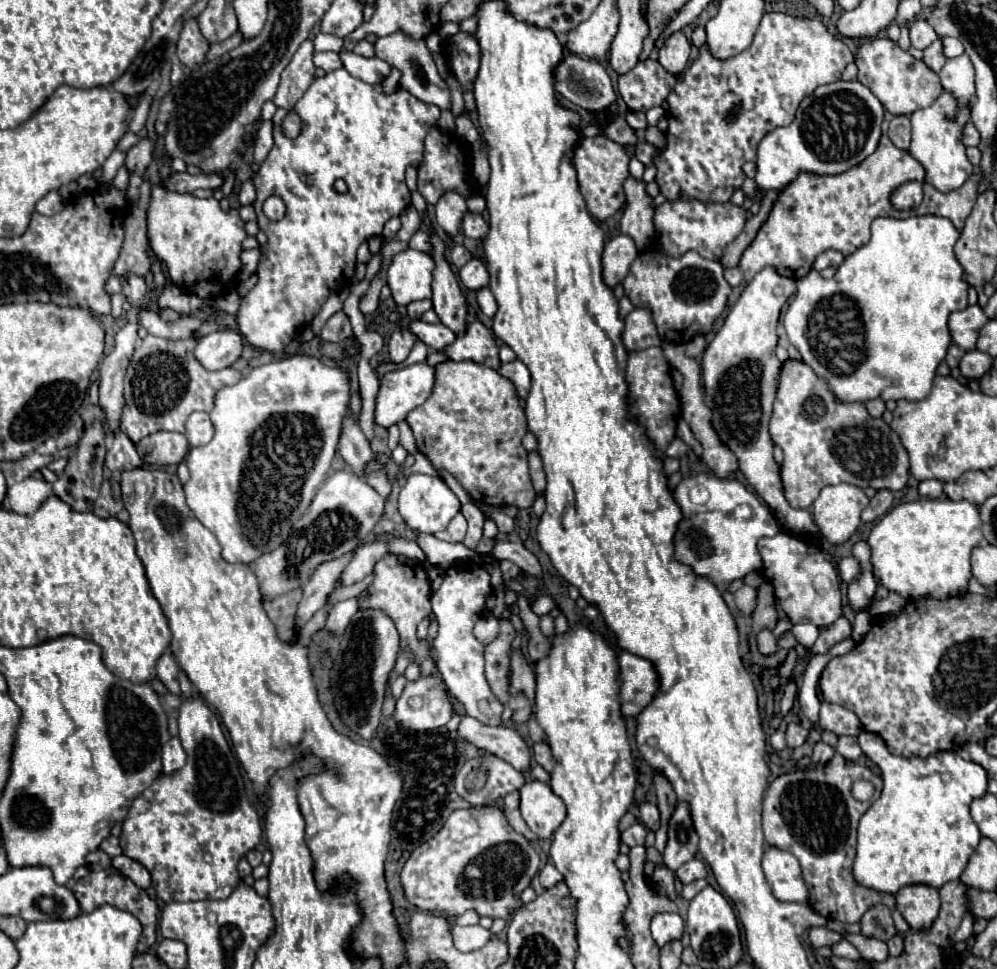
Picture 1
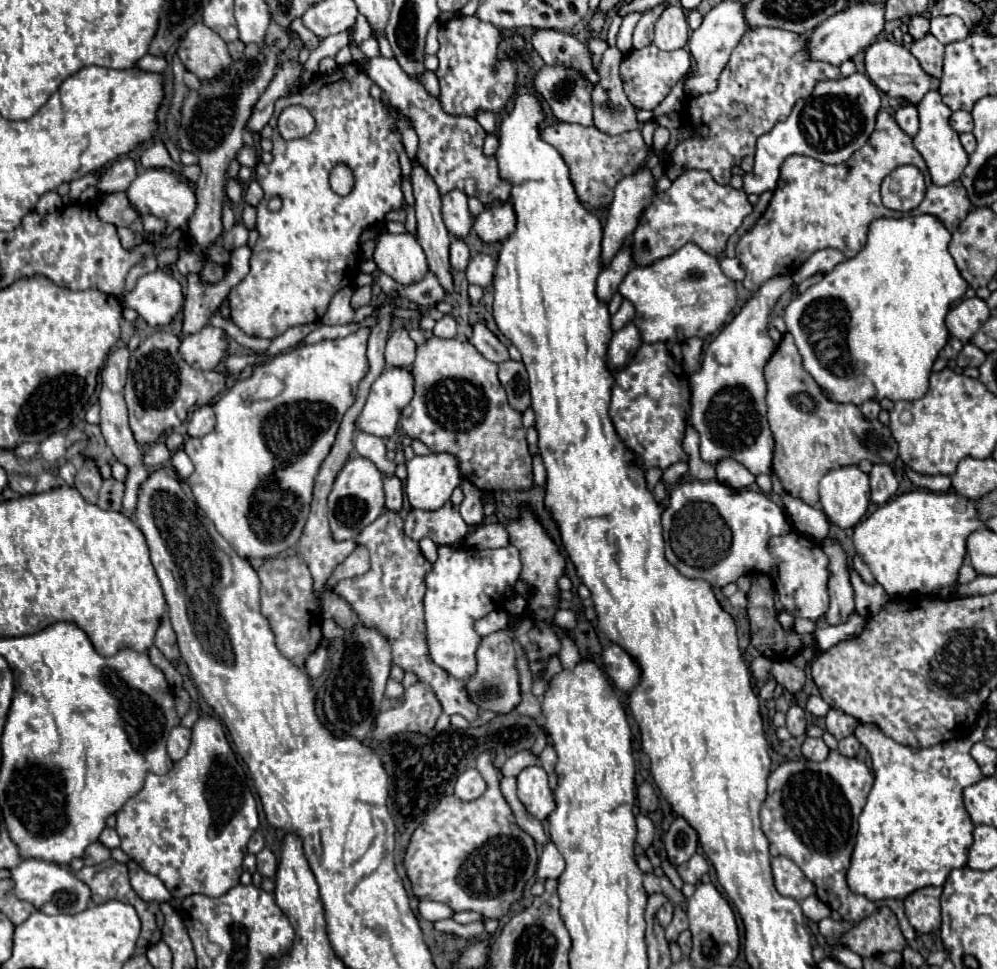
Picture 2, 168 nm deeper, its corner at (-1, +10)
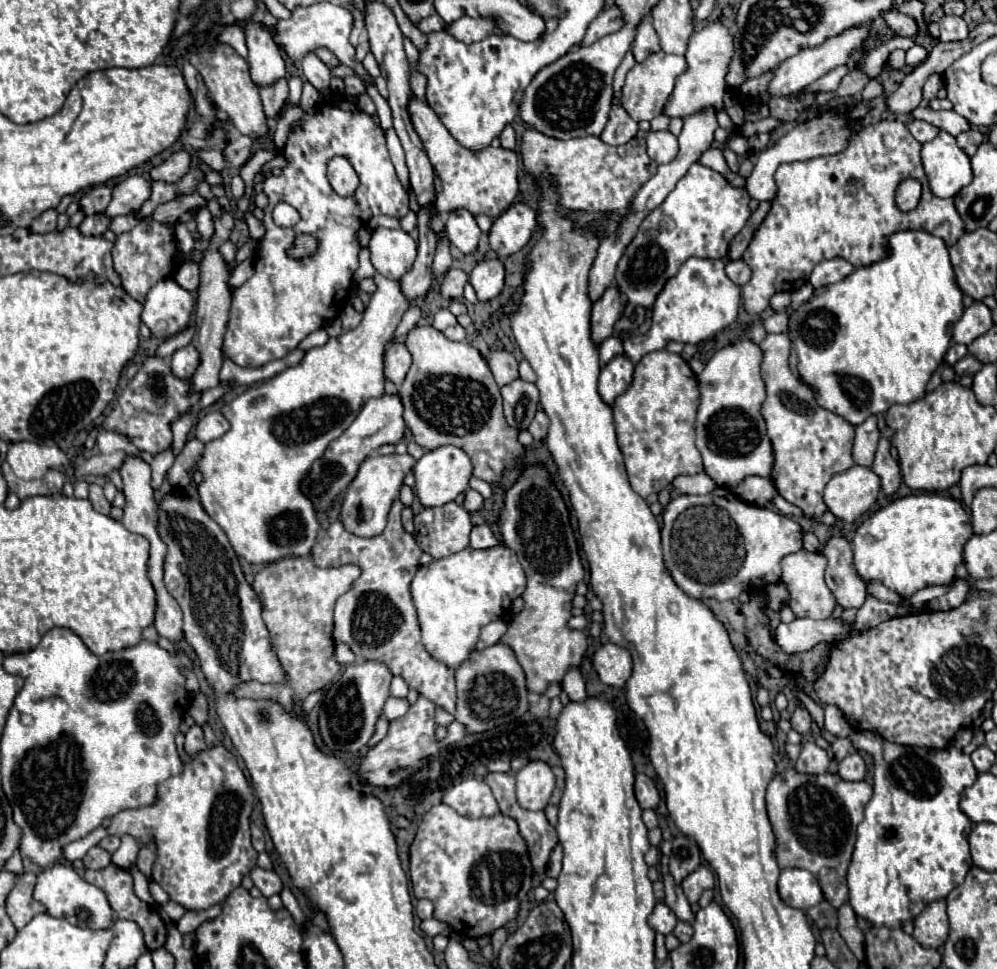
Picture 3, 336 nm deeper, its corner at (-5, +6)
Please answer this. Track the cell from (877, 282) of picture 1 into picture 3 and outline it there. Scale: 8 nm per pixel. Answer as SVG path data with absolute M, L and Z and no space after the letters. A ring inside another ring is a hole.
M897 231L891 233L887 237L887 253L881 261L865 265L855 269L855 273L851 273L849 277L845 277L839 283L821 287L815 291L815 295L801 305L789 319L789 337L791 337L791 359L789 366L795 375L799 375L807 385L809 385L815 393L817 403L837 415L841 415L843 419L847 419L853 425L863 423L869 415L879 415L885 413L893 403L913 403L919 401L927 391L927 381L931 377L931 373L939 367L939 363L943 361L949 345L951 345L951 325L961 317L963 313L963 293L961 289L957 289L957 281L953 277L953 267L949 261L949 247L945 245L945 241L941 241L939 237L925 233L925 231Z

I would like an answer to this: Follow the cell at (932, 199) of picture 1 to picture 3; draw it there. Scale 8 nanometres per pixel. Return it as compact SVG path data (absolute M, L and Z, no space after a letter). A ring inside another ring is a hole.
M883 119L875 125L863 127L849 143L849 147L839 155L817 157L809 161L795 161L779 165L775 173L777 181L777 195L773 199L771 211L767 213L765 221L759 225L753 241L749 243L747 251L743 253L743 261L751 267L753 277L747 285L743 285L743 307L749 315L759 315L763 309L769 307L769 299L773 293L779 291L795 291L807 283L809 273L813 267L823 259L843 257L853 267L863 267L879 261L885 255L885 239L887 235L901 231L901 229L921 229L941 237L949 247L957 243L957 239L965 233L965 223L957 213L955 199L939 199L931 193L927 175L921 163L921 143L909 133L909 129L897 119ZM915 177L923 185L923 199L919 207L911 213L903 213L897 209L893 193L895 187L907 179Z

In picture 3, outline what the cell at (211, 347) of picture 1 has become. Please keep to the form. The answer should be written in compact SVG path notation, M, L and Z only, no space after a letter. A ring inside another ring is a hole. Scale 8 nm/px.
M187 345L183 349L177 349L171 357L171 369L181 379L191 379L197 371L197 365L201 363L201 353L193 345Z

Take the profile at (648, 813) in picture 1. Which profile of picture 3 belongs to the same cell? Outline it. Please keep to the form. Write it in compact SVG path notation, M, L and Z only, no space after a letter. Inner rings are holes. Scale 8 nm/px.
M637 775L635 779L635 797L641 805L641 809L655 809L659 803L659 791L647 775Z

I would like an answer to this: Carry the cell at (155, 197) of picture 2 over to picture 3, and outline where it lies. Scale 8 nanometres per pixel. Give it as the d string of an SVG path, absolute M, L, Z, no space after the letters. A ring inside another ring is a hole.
M131 175L115 185L113 199L105 209L105 215L117 217L137 213L147 197L151 197L151 181L143 179L141 175Z

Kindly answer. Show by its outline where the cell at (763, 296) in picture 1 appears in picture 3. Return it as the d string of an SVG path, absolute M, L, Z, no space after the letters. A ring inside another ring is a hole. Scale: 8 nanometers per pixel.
M739 337L717 351L703 373L697 377L701 403L697 411L697 449L703 455L705 473L719 487L735 487L749 475L769 477L773 467L773 447L767 437L761 405L765 385L761 381L761 347L751 339Z

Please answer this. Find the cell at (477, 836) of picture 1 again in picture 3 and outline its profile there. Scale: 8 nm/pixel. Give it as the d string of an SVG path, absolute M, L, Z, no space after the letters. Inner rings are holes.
M439 803L425 813L411 843L411 885L417 899L429 899L435 905L435 919L447 923L463 937L491 935L507 921L517 917L519 903L533 887L533 865L527 841L521 837L517 823L503 813L493 817L471 819L459 815L453 807Z

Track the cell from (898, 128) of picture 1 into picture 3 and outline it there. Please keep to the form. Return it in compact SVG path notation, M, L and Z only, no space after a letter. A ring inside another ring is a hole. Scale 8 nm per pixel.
M911 119L911 121L907 123L907 129L909 129L909 133L911 133L919 143L927 143L927 141L931 141L931 139L939 133L937 127L929 125L927 121L919 121L919 119Z

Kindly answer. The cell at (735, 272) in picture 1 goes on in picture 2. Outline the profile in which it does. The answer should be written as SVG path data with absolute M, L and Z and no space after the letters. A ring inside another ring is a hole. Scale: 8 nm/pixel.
M723 257L723 259L721 259L721 269L723 269L723 273L725 273L729 279L733 279L733 281L743 281L743 277L745 277L745 269L741 267L739 259Z

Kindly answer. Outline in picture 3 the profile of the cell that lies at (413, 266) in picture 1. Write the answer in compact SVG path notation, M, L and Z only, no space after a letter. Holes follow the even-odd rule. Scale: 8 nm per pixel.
M379 227L373 231L369 251L377 273L397 281L413 267L417 257L417 243L403 229Z

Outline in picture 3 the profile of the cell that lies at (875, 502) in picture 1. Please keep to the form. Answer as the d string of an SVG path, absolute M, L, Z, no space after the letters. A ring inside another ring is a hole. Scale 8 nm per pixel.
M881 437L879 447L877 447L877 455L875 455L875 461L873 461L873 467L871 467L881 479L881 493L883 495L893 495L901 485L899 463L891 457L889 447L891 447L889 439Z

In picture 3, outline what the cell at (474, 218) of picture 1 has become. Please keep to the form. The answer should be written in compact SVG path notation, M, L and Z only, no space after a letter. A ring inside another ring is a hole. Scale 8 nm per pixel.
M523 203L511 205L497 217L489 231L489 245L499 257L517 253L537 231L537 213Z

